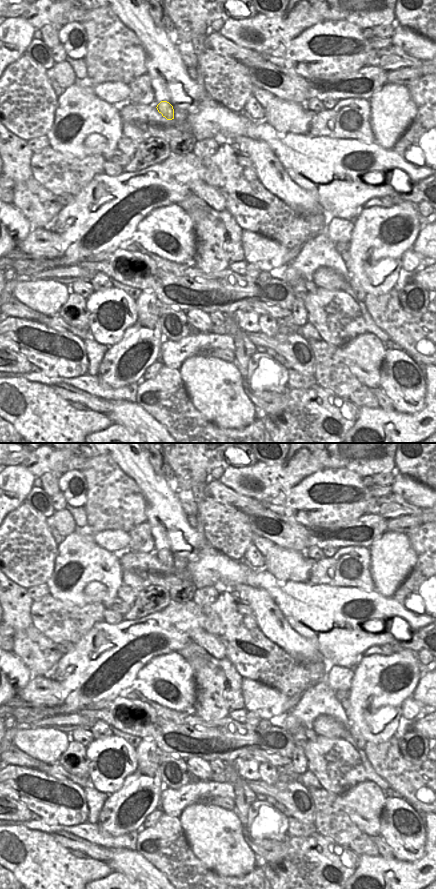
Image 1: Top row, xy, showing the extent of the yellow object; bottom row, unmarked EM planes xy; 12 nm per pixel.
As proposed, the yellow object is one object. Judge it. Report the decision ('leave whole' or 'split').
leave whole

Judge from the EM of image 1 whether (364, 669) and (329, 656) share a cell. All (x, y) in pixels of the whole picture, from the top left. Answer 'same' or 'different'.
different

